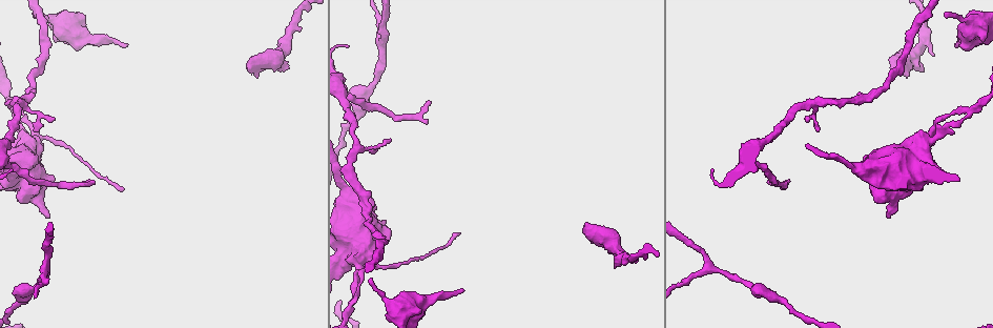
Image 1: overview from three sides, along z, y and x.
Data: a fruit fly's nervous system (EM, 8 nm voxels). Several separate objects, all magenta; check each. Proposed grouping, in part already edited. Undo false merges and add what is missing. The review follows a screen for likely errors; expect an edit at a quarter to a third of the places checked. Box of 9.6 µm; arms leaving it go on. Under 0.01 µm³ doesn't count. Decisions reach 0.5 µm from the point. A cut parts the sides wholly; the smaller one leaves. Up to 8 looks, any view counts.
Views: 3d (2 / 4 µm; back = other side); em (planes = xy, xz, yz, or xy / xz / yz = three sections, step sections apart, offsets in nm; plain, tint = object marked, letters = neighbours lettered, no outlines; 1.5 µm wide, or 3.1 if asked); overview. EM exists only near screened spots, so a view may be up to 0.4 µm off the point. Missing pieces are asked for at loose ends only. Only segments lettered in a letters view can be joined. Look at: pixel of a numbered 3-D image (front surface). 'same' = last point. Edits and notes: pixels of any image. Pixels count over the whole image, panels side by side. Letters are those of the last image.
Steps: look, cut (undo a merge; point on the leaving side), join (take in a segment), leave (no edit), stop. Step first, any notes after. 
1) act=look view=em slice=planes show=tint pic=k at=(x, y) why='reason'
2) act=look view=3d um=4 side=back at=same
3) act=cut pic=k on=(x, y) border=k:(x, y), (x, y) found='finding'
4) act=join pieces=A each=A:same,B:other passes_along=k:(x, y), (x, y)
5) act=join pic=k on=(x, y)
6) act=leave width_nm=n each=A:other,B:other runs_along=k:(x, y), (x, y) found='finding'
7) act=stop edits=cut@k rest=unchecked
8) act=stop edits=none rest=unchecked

act=look view=3d um=4 pic=1 at=(966, 116) why='closes a loop'

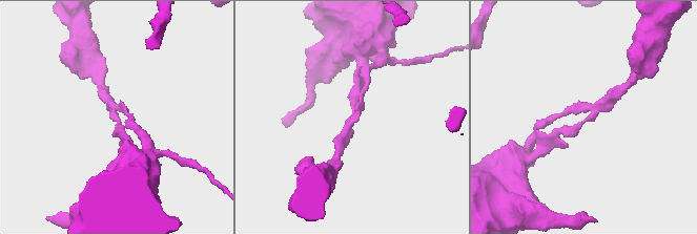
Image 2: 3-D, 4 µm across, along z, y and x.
act=look view=em slice=planes show=tint pic=2 at=(115, 117) why='shape alone is not enough'

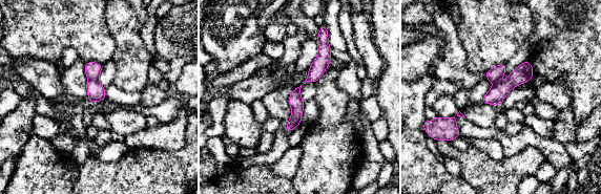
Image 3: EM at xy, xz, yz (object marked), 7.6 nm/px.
act=look view=em slice=planes show=letters at=same

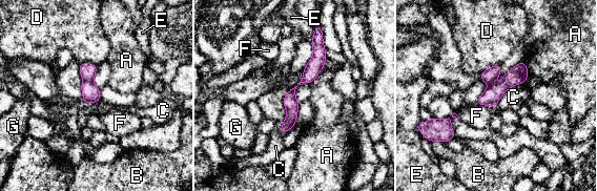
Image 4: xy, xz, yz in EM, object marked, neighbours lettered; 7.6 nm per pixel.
act=cut pic=4 on=(87, 71) each=A:other,B:other,C:other,D:other,E:other,F:other,G:other border=4:(83, 79), (91, 81) found='two neurons meet here'

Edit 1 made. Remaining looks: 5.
act=look view=em slice=xz step=4 show=tint pic=1 at=(776, 297)

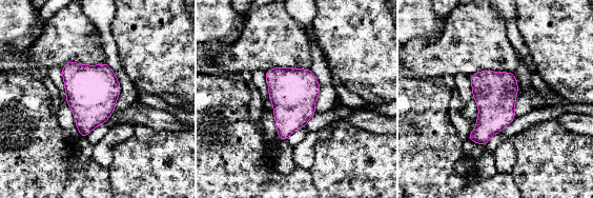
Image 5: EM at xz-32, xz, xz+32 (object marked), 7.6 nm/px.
act=look view=em slice=planes show=tint at=same why='another direction'

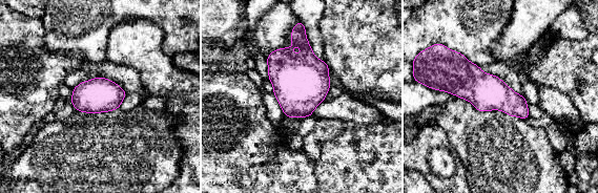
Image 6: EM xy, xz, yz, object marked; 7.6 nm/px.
act=look view=em slice=planes show=letters at=same why='what lies round it'

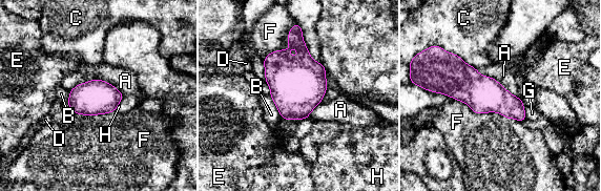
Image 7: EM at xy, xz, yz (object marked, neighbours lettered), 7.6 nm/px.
act=leave each=A:other,B:other,C:other,D:other,E:other,F:other,G:other,H:other border=7:(69, 90), (101, 79), (124, 94) found='one neuron here'

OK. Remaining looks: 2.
act=stop edits=cut@4 rest=unchecked

